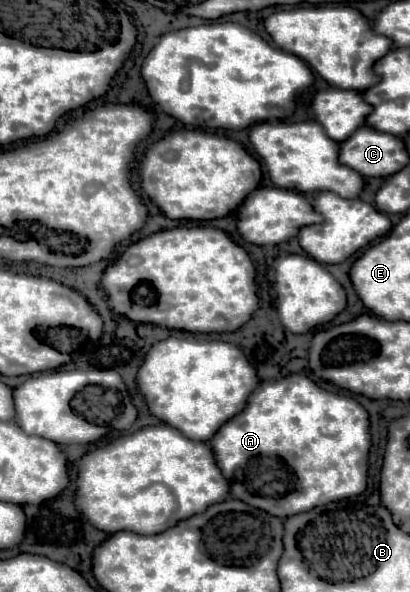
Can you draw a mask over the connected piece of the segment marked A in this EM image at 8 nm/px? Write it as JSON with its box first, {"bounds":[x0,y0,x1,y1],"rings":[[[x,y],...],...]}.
{"bounds":[210,374,372,518],"rings":[[[290,374],[290,376],[286,376],[282,380],[276,380],[276,382],[262,382],[254,390],[254,394],[250,396],[246,408],[238,416],[234,416],[230,422],[226,422],[226,426],[222,426],[222,430],[218,430],[218,434],[212,438],[210,446],[216,454],[216,462],[222,468],[226,480],[232,484],[232,496],[246,502],[246,504],[250,504],[250,506],[254,506],[254,508],[266,510],[268,514],[274,514],[278,518],[294,516],[294,514],[312,510],[314,506],[326,506],[326,502],[338,502],[342,498],[358,496],[368,486],[368,454],[370,454],[372,438],[370,438],[370,418],[368,418],[366,408],[350,396],[320,388],[314,380],[310,380],[308,376],[302,376],[302,374]]]}

